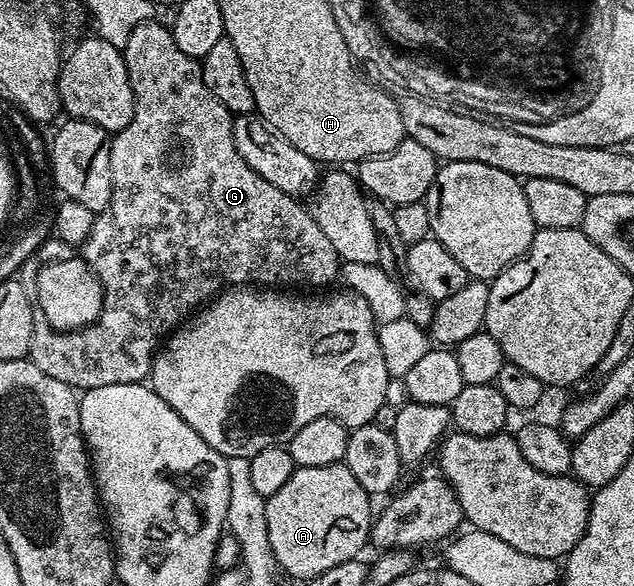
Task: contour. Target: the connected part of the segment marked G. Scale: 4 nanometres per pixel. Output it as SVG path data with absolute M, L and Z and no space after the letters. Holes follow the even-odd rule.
M150 21L136 27L131 32L131 37L127 37L127 45L123 48L127 73L133 90L133 100L135 100L135 113L128 125L122 131L116 132L109 140L111 145L111 185L113 186L111 201L108 202L107 209L96 214L92 231L81 245L81 250L83 250L81 257L89 264L104 291L101 312L92 324L76 331L55 333L51 324L42 317L34 318L32 323L31 345L27 356L29 362L35 364L39 369L43 369L43 373L47 373L47 377L55 377L55 381L63 381L63 385L74 389L88 389L99 385L145 383L148 380L149 372L153 369L153 357L158 350L159 341L164 340L182 320L192 316L203 304L232 285L262 285L269 289L325 289L330 286L328 283L333 278L338 278L343 264L343 260L337 255L331 241L327 239L326 234L313 219L312 210L308 206L305 208L301 204L300 198L283 193L283 189L275 189L275 185L271 185L271 181L263 181L263 177L259 173L255 173L255 169L251 169L251 165L247 165L247 161L243 161L243 157L239 157L239 149L235 149L233 140L235 116L221 106L219 97L215 97L215 93L211 93L211 89L207 89L201 76L200 62L183 53L183 50L176 45L170 28L166 24L157 22ZM171 126L174 126L177 132L181 132L193 154L193 160L190 160L189 167L180 170L170 169L164 164L160 164L157 156L161 144L165 143L168 137Z

